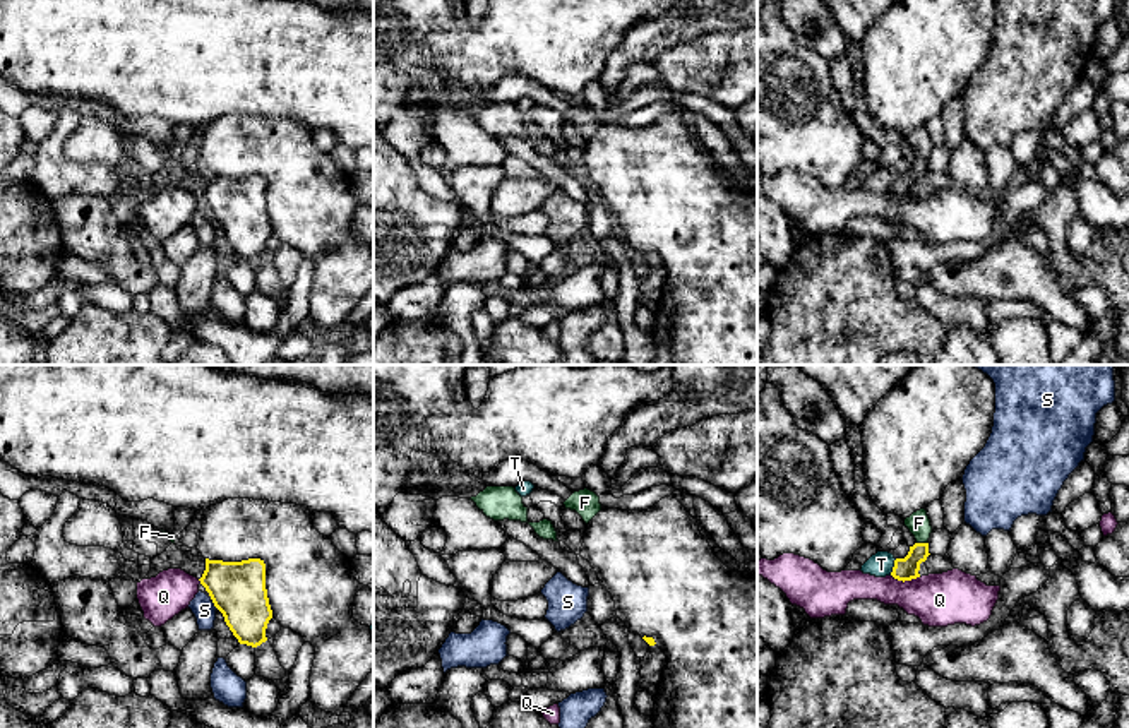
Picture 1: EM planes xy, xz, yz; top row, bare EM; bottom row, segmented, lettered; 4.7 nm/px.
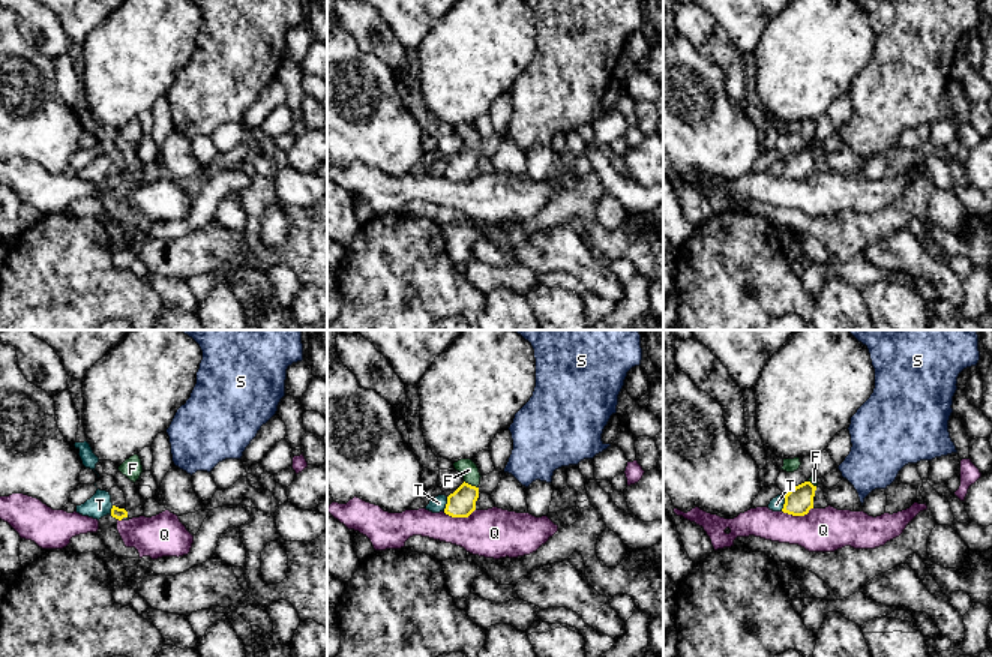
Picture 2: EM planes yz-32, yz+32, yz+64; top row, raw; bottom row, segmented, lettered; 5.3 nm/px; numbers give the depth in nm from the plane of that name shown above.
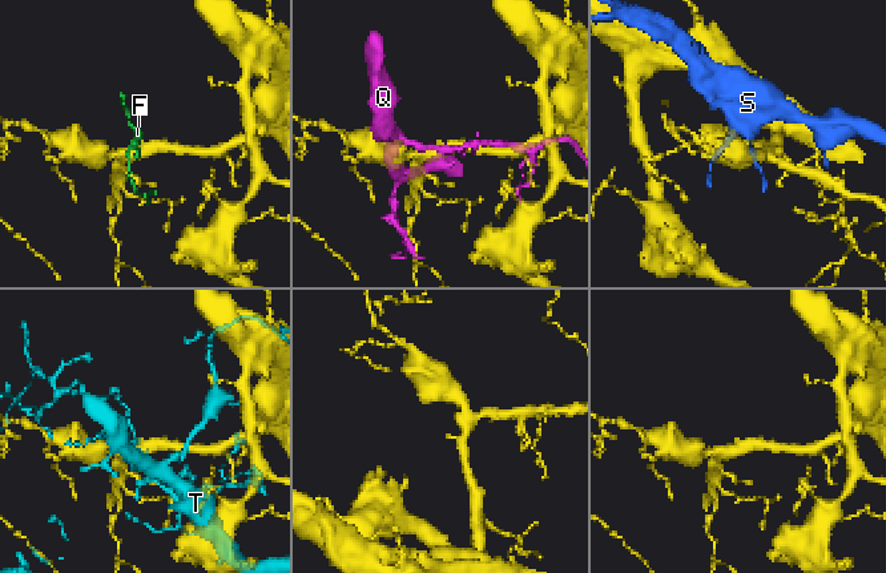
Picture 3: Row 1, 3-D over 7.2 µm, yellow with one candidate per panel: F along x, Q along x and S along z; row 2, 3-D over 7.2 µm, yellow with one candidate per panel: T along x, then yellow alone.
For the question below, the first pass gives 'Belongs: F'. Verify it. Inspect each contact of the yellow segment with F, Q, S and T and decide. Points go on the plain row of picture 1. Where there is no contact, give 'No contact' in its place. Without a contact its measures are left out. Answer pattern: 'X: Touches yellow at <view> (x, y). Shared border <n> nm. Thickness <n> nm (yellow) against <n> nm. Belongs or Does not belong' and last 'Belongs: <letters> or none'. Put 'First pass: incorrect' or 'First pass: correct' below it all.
F: Touches yellow at yz (922, 160). Shared border 60 nm. Thickness 110 nm (yellow) against 110 nm. Belongs
Q: Touches yellow at yz (905, 196). Shared border 140 nm. Thickness 110 nm (yellow) against 260 nm. Does not belong
S: Touches yellow at xy (215, 221). Shared border 40 nm. Thickness 260 nm (yellow) against 110 nm. Does not belong
T: Touches yellow at yz (893, 184). Shared border 90 nm. Thickness 110 nm (yellow) against 120 nm. Does not belong
Belongs: F
First pass: correct

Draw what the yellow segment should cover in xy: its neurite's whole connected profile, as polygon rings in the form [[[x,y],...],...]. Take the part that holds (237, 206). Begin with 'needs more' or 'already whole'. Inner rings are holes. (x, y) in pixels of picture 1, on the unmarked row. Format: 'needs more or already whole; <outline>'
already whole; [[[206,175],[206,187],[199,197],[240,260],[257,264],[267,257],[266,245],[272,226],[266,206],[264,176]]]

